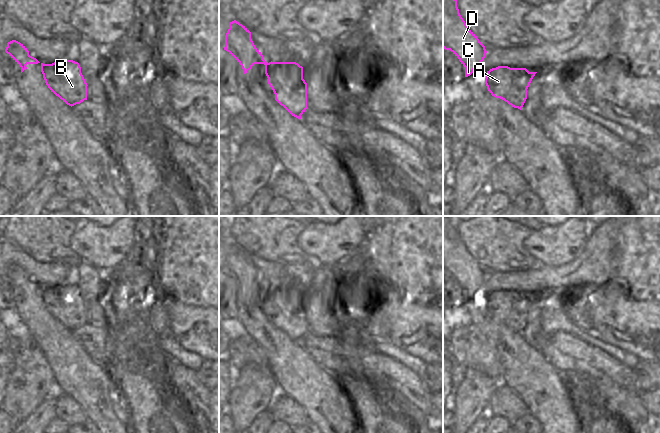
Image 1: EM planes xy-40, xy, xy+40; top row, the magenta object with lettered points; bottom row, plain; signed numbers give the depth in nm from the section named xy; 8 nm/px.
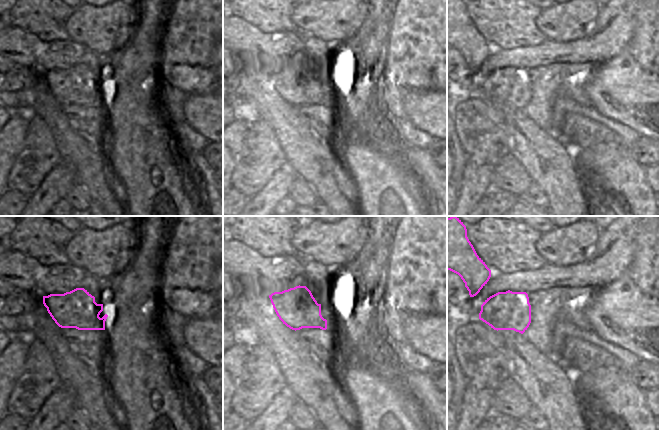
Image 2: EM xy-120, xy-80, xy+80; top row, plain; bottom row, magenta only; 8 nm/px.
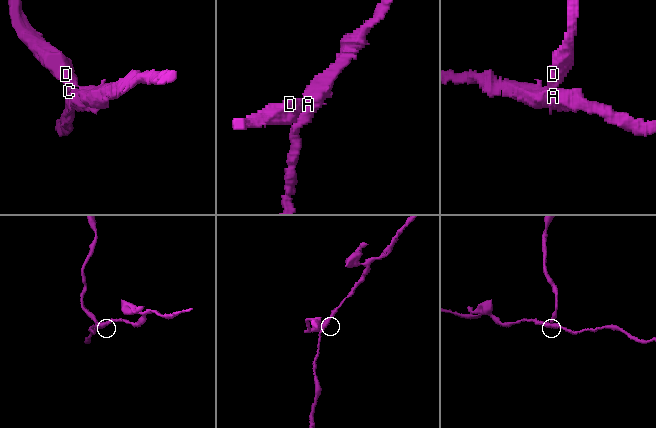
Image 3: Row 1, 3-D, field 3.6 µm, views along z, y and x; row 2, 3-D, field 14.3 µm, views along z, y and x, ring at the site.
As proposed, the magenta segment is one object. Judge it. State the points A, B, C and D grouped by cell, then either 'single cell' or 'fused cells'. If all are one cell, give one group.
groups A B / C D; fused cells

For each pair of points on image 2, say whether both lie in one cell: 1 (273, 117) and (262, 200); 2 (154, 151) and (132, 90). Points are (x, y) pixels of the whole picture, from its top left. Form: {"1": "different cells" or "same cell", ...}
{"1": "different cells", "2": "same cell"}

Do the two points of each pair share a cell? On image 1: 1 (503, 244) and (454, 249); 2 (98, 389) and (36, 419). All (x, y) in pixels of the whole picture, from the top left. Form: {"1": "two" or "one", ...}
{"1": "two", "2": "two"}

